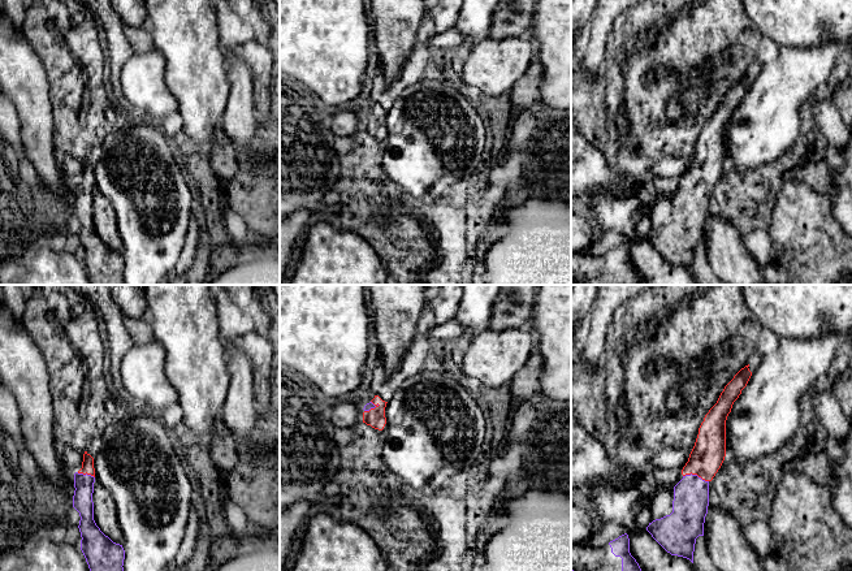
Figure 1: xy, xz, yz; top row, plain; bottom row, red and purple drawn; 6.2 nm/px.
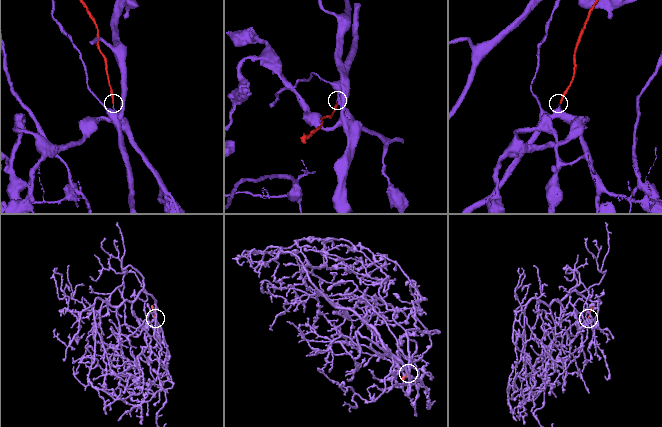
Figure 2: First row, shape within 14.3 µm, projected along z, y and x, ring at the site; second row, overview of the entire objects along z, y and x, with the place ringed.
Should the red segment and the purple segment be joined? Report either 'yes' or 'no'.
yes

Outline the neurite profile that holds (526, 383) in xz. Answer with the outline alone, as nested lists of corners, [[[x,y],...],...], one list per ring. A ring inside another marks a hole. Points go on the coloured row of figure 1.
[[[535,342],[526,364],[515,373],[510,382],[511,399],[514,406],[523,403],[540,389],[540,373],[544,359],[539,345]]]

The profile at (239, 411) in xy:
[[[224,341],[226,363],[232,376],[229,392],[222,407],[221,420],[234,438],[247,437],[255,427],[259,407],[254,393],[254,372],[248,358]]]

